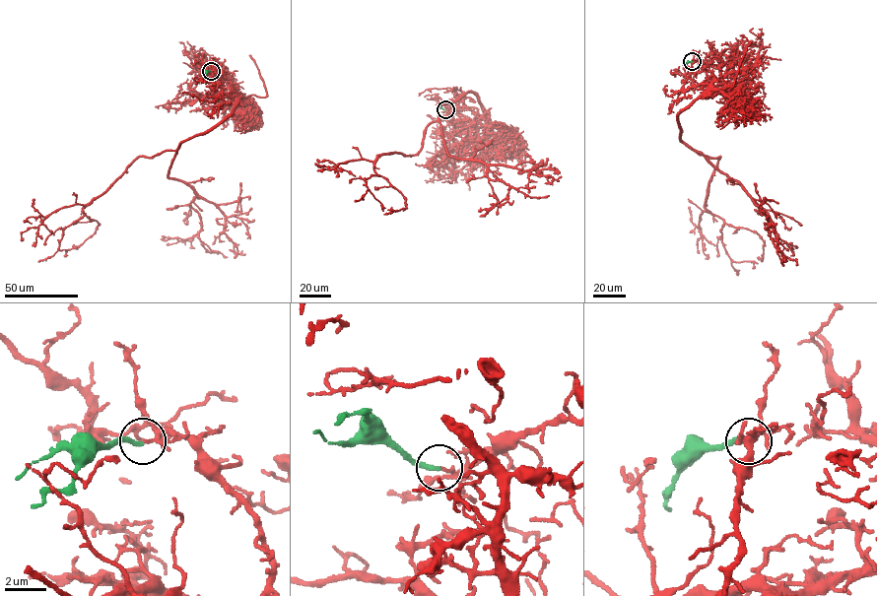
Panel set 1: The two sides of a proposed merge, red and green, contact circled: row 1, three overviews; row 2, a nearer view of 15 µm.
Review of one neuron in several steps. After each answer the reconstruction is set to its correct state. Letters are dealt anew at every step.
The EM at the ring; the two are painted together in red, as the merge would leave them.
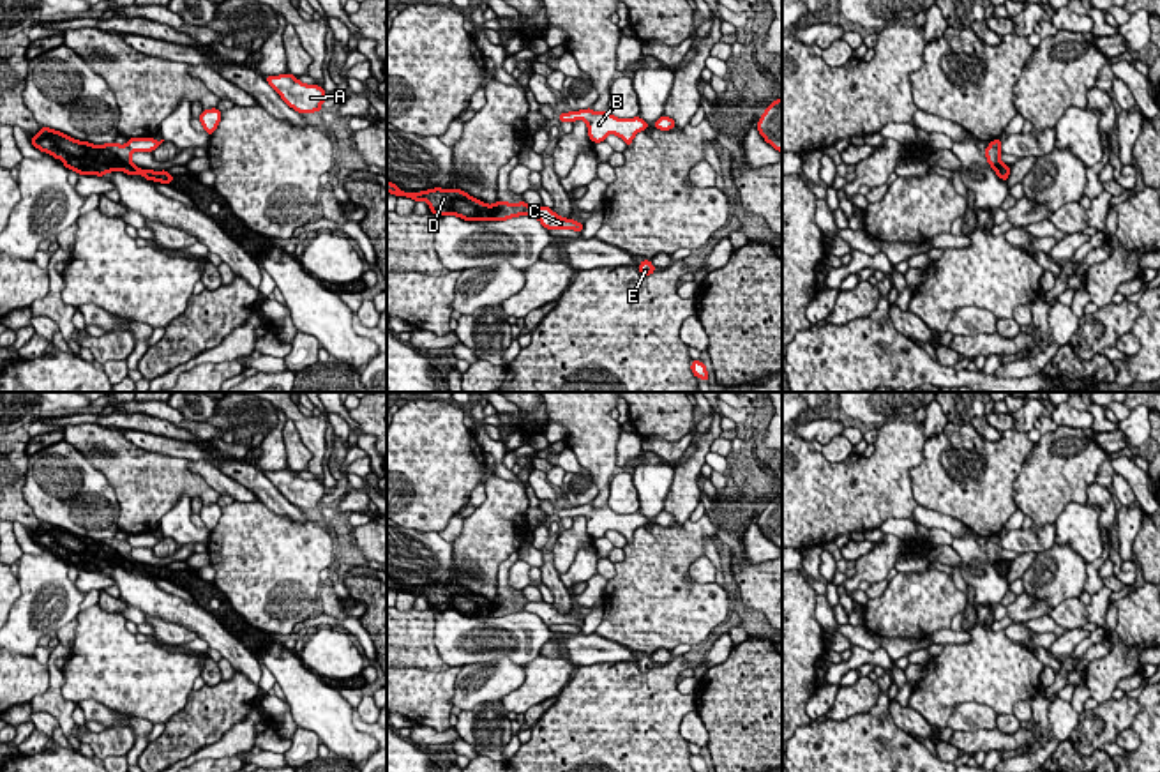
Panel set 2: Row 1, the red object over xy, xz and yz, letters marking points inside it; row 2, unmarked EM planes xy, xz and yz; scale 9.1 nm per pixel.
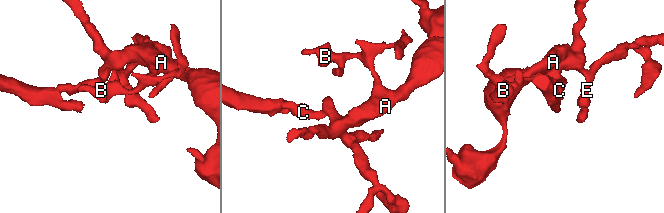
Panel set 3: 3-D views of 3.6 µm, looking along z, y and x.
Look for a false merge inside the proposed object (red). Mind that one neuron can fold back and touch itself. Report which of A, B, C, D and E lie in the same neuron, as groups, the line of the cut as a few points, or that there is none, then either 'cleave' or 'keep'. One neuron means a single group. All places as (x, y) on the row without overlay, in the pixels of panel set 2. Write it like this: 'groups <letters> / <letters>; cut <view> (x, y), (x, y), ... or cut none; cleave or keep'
groups A B C E / D; cut xz (528, 601), (523, 610); cleave

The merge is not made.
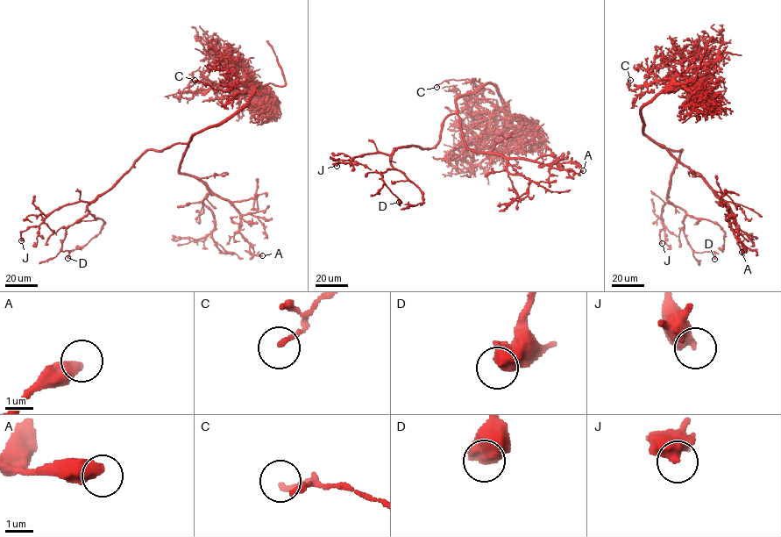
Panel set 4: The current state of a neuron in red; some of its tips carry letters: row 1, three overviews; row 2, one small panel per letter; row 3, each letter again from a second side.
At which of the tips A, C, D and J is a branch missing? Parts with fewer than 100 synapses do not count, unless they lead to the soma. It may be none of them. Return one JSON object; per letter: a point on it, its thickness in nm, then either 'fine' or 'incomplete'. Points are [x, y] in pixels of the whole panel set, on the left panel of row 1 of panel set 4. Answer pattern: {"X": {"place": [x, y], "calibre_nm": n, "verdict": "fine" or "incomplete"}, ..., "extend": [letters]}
{"A": {"place": [262, 255], "calibre_nm": 550, "verdict": "fine"}, "C": {"place": [195, 80], "calibre_nm": 160, "verdict": "fine"}, "D": {"place": [67, 258], "calibre_nm": 800, "verdict": "fine"}, "J": {"place": [21, 240], "calibre_nm": 650, "verdict": "fine"}, "extend": []}

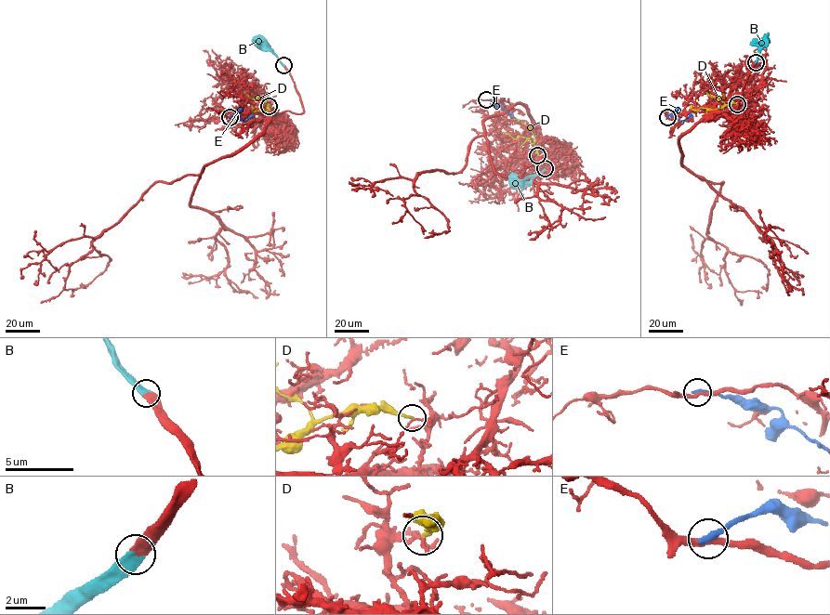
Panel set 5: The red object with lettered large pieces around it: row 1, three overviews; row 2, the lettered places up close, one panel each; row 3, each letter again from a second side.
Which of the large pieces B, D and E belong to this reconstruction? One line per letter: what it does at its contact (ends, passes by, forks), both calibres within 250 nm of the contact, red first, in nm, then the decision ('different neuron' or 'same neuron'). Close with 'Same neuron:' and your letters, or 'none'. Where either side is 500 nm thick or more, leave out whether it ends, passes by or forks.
B: calibres 500 and 480 nm; same neuron
D: it ends; calibres 180 and 200 nm; different neuron
E: it ends; calibres 280 and 300 nm; different neuron
Same neuron: B

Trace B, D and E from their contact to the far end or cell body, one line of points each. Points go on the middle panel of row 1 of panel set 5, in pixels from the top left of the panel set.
B: (544, 168), (521, 179), (507, 176)
D: (537, 155), (530, 129), (509, 115)
E: (486, 99), (496, 102), (515, 117)

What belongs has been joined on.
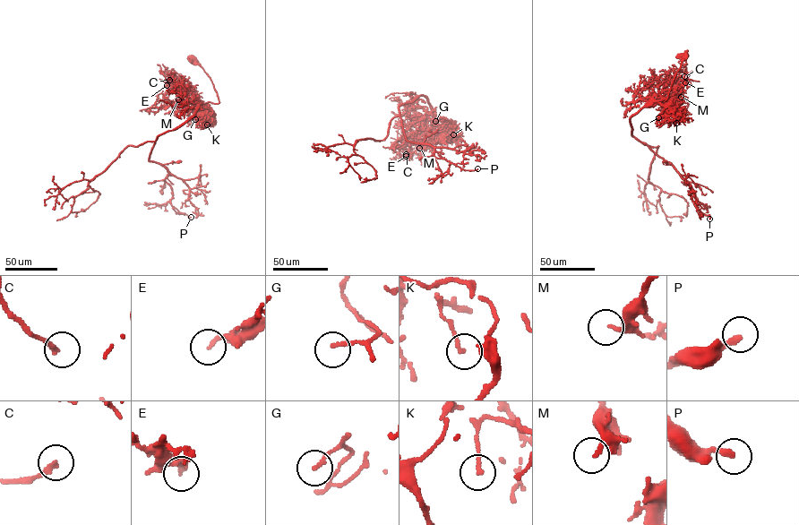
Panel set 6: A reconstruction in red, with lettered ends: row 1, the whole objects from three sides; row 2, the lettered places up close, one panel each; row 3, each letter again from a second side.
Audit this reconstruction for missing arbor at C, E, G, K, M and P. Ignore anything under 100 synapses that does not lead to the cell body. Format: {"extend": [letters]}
{"extend": []}

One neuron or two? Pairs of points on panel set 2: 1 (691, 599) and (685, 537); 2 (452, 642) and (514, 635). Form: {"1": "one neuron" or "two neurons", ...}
{"1": "one neuron", "2": "one neuron"}

